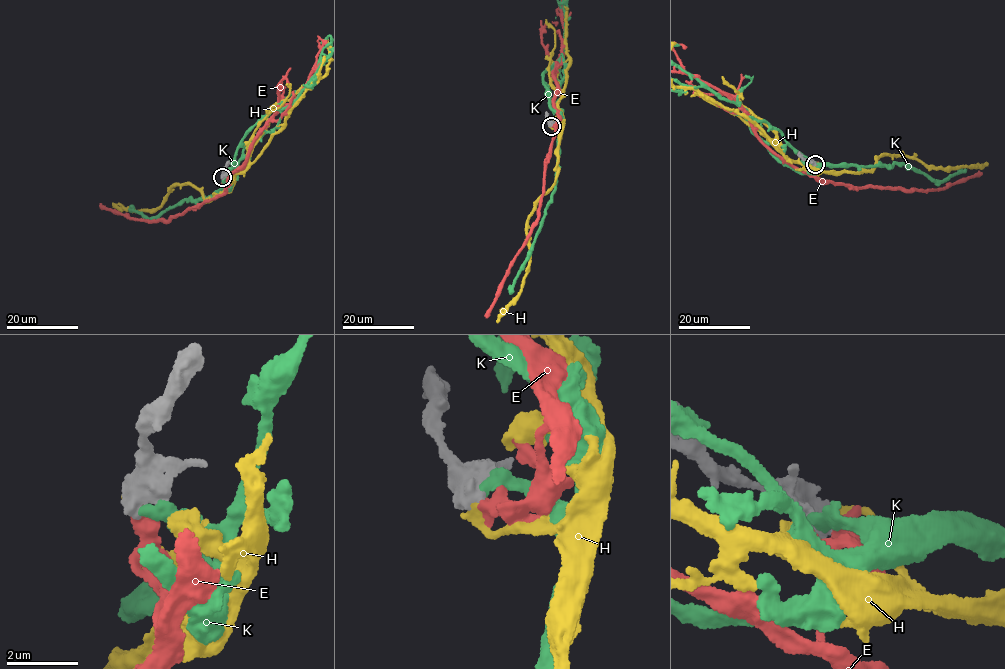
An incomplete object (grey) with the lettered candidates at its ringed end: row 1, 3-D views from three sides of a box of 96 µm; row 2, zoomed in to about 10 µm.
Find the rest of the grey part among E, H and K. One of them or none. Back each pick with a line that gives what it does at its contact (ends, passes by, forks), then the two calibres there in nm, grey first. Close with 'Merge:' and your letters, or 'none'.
H: it ends | 550/240 nm
Merge: H

